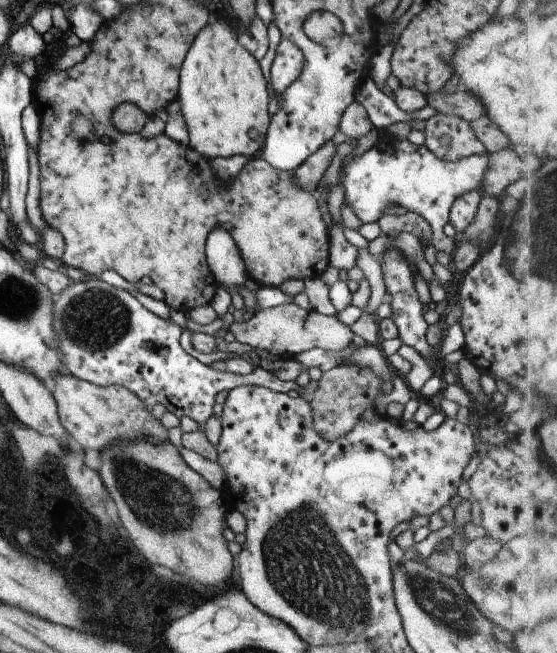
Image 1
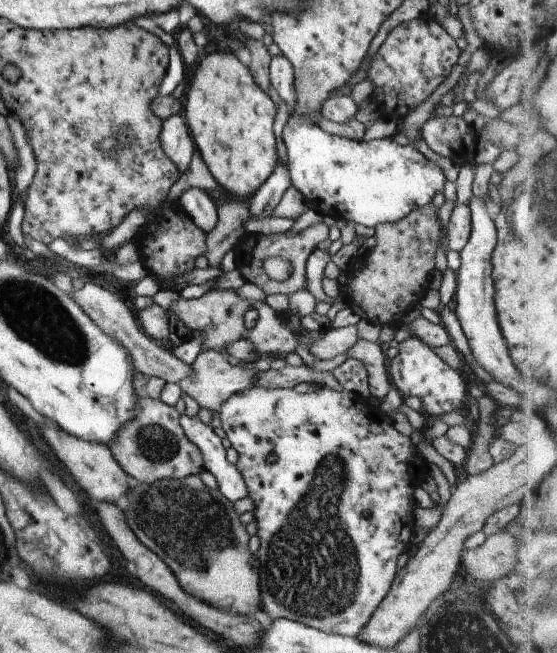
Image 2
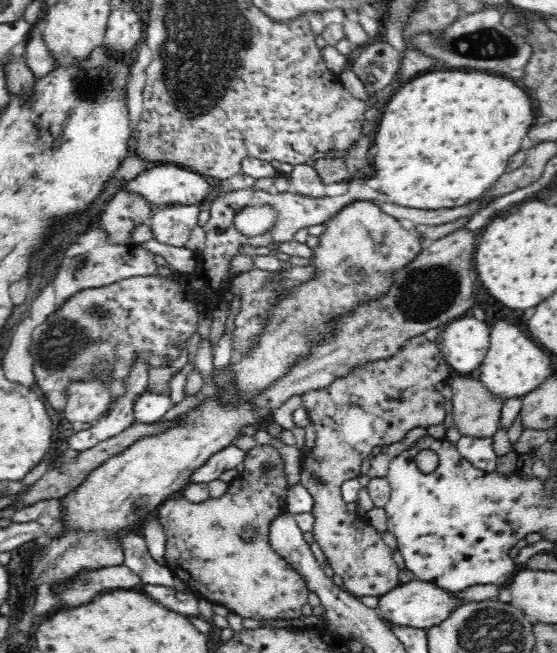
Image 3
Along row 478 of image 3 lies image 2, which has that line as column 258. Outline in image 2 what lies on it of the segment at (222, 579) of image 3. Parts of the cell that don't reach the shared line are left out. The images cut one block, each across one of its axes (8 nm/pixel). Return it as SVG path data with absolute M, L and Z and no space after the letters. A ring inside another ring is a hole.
M324 223L308 227L294 236L286 236L286 233L275 235L246 235L243 243L237 246L238 272L247 281L256 284L266 295L286 294L291 295L296 291L306 289L308 280L305 275L305 266L308 257L316 250L316 245L328 238L329 228ZM270 257L285 258L291 264L290 276L281 281L272 280L264 270L263 264Z

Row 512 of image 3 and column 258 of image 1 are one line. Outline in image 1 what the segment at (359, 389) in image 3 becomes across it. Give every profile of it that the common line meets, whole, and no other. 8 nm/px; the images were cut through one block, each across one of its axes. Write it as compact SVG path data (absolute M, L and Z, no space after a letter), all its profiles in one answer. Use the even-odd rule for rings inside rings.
M295 303L260 309L252 318L240 323L234 322L228 331L232 332L238 342L248 344L253 350L266 350L268 354L280 359L292 359L304 350L320 347L322 350L342 350L352 342L354 335L347 324L336 315L320 314L306 310Z

